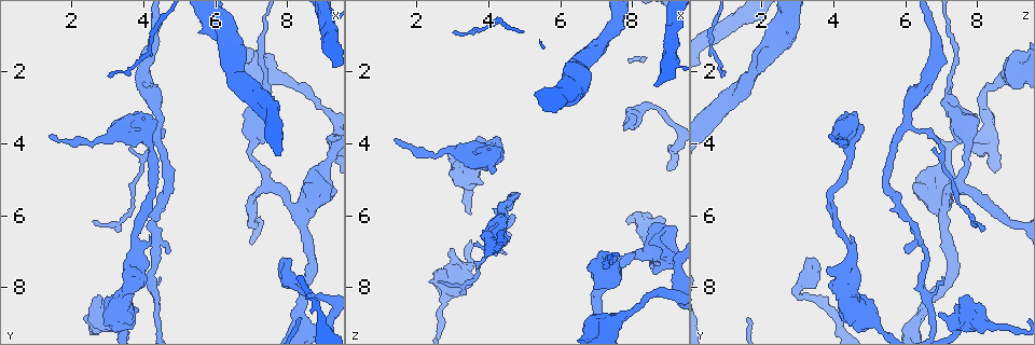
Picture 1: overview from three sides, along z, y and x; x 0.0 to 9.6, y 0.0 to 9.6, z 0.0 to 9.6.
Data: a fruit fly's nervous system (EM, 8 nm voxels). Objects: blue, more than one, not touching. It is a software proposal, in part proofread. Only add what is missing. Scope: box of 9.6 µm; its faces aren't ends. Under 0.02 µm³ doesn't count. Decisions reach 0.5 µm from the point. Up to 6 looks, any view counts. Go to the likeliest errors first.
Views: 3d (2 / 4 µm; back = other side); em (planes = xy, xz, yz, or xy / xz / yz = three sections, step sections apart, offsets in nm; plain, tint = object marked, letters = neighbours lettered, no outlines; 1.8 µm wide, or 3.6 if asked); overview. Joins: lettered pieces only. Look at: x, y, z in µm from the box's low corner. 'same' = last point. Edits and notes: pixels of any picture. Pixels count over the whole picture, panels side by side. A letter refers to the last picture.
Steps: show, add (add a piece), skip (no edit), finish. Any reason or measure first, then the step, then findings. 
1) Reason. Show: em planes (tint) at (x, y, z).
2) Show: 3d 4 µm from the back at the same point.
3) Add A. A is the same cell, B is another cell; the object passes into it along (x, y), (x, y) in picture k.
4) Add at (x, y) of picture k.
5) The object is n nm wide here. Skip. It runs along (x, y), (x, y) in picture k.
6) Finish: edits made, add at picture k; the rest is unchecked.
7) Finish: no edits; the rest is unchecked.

Free end. Show: em planes (letters) at (7.90, 7.20, 3.40).

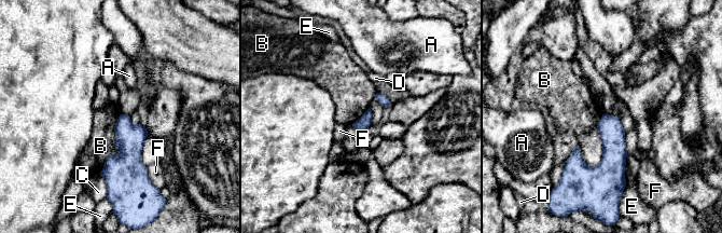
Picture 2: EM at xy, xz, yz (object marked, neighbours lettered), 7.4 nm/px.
Skip. A, B, C, D, E and F are other cells; a border runs along (602, 114), (602, 156), (591, 167) in picture 2; no lettered piece goes on from it.

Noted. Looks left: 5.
An open end. Show: 3d 2 µm at (3.00, 8.75, 6.95).

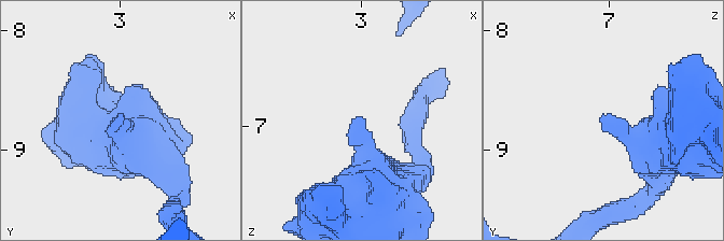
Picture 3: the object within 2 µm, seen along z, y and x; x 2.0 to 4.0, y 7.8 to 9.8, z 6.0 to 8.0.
Need the tissue. Show: em 3.6 µm planes (letters) at (2.98, 8.70, 6.92).

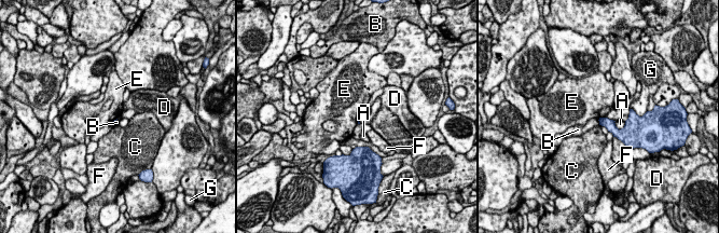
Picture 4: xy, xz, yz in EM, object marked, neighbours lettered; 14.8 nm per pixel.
Skip. A, B, C, D, E, F and G are other cells; a border runs along (606, 117), (602, 117), (598, 120) in picture 4; none of them fits.

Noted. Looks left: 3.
Free end. Show: em xy step 16 (tint) at (4.75, 7.05, 6.10).

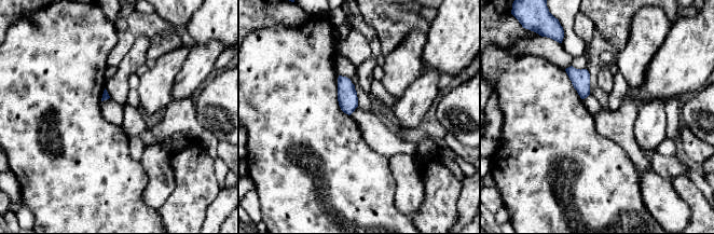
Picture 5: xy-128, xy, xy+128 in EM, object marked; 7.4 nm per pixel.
Show: em planes (letters) at the same point.

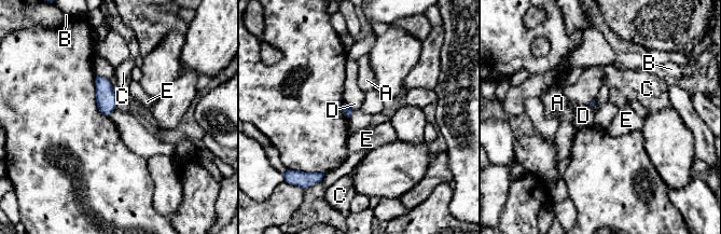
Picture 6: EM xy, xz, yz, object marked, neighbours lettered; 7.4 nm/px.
Skip. A, B, C, D and E are other cells; a border runs along (345, 101), (352, 110) in picture 6; none of them fits.

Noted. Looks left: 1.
Finish: no edits; the rest is unchecked.

